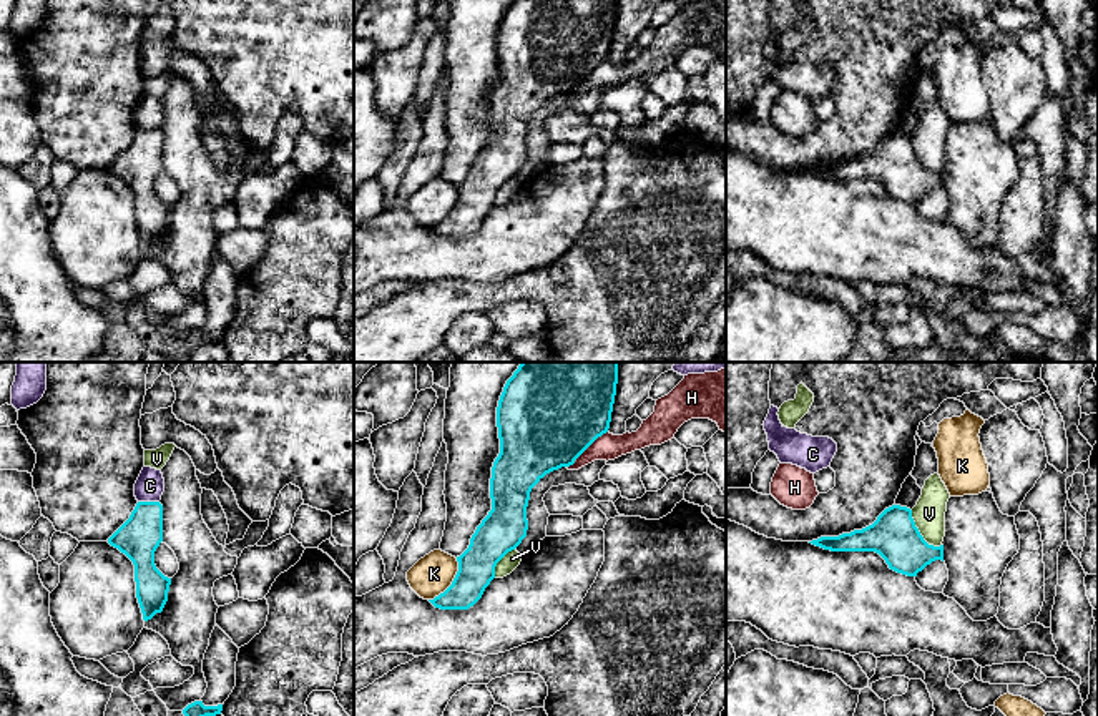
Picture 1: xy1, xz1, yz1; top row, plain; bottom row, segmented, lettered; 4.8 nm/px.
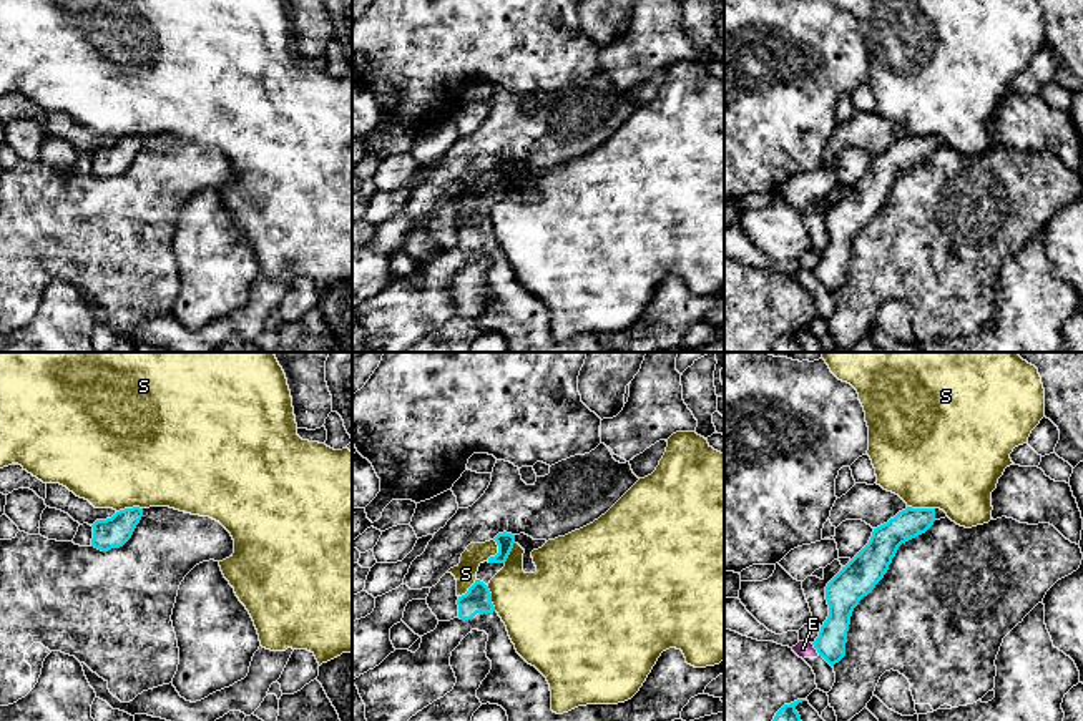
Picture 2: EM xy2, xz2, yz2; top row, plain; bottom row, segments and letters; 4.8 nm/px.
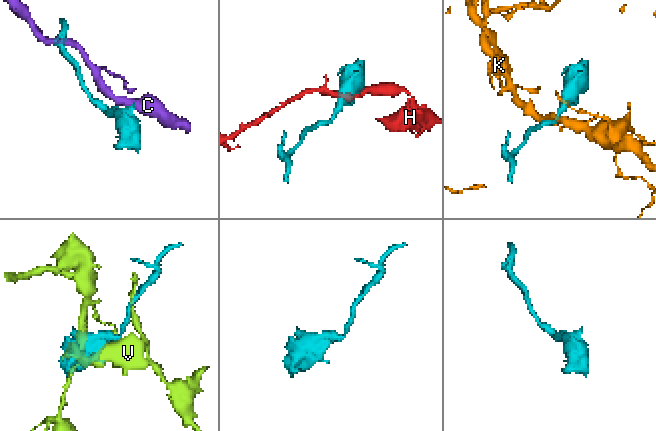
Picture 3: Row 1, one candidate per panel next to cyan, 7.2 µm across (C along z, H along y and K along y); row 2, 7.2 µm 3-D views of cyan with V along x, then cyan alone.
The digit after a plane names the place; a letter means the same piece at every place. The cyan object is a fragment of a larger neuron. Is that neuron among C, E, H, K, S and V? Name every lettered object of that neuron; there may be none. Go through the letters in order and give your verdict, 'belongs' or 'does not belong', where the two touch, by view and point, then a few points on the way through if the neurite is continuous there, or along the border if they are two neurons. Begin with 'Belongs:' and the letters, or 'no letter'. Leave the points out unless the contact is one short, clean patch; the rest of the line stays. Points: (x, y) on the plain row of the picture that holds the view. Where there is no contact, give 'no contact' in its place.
Belongs: no letter
C: does not belong | xy1 (148, 130)
E: does not belong | yz2 (816, 276)
H: does not belong | xz1 (587, 75)
K: does not belong | xz1 (452, 210)
S: does not belong | yz2 (921, 137) | along yz2 (907, 133), (934, 137)
V: does not belong | yz1 (919, 160) | along yz1 (911, 138), (919, 161), (929, 171), (939, 175)

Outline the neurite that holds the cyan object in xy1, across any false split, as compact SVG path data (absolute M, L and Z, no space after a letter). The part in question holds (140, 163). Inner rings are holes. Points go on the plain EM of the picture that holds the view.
M138 130L130 146L108 166L135 193L136 226L143 248L161 241L171 213L154 193L154 179L163 169L163 133Z

